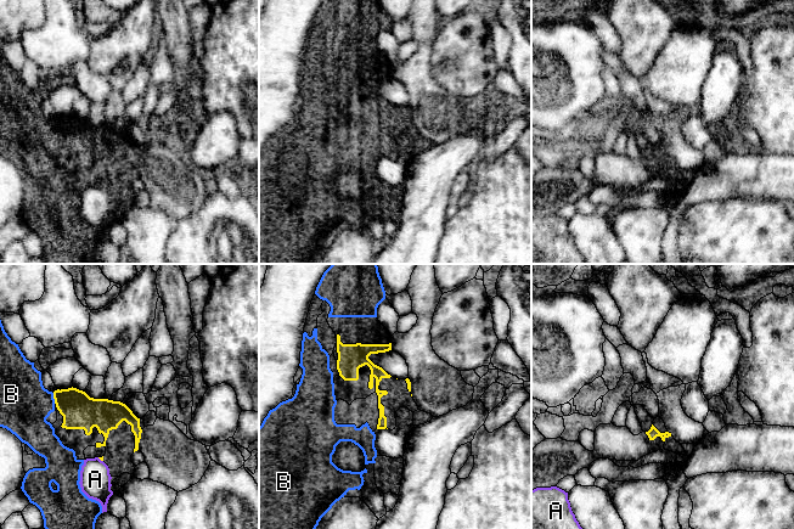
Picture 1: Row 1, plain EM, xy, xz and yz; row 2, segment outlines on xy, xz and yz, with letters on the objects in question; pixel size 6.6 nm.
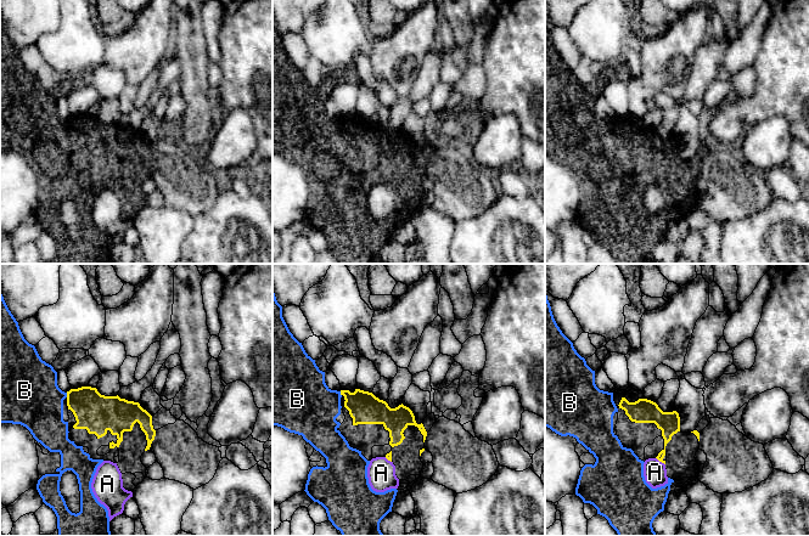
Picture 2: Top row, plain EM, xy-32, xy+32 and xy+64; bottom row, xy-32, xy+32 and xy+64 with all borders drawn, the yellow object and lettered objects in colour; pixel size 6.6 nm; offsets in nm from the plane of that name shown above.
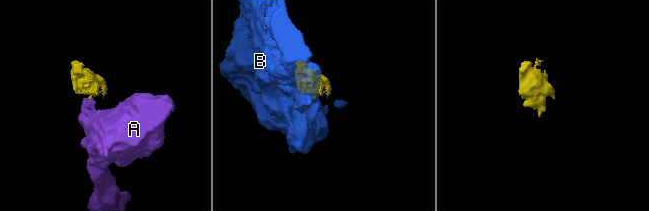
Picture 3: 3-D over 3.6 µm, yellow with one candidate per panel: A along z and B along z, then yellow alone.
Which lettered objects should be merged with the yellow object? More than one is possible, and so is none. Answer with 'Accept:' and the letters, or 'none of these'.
Accept: B

